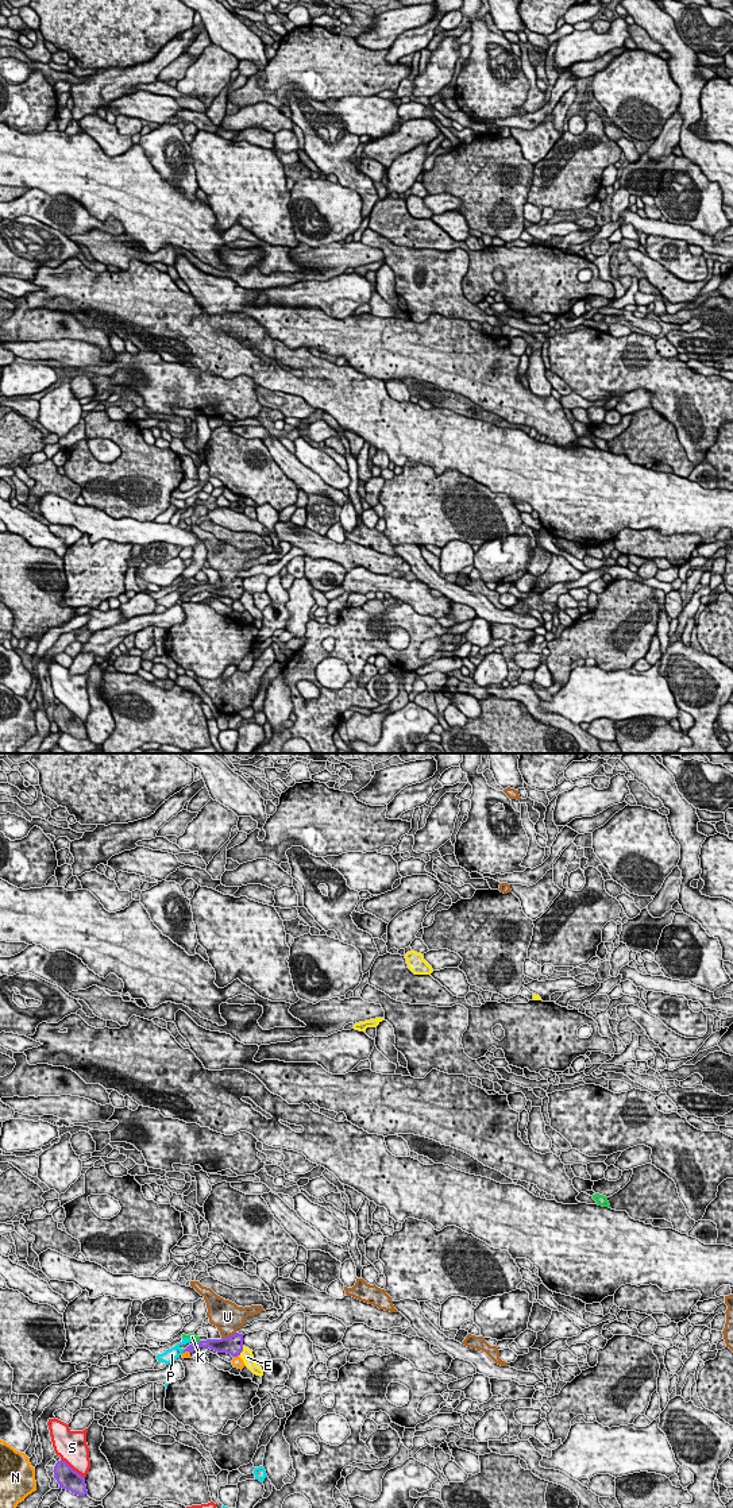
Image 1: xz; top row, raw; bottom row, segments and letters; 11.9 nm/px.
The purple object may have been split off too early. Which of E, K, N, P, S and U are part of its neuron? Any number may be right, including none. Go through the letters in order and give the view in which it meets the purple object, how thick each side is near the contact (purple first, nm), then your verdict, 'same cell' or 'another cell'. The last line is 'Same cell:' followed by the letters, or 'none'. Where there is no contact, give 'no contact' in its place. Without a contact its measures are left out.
E: contact in xz; calibres 220 and 140 nm; another cell
K: contact in xz; calibres 160 and 90 nm; another cell
N: contact in xz; calibres 220 and 130 nm; another cell
P: contact in xz; calibres 100 and 160 nm; another cell
S: contact in xz; calibres 240 and 340 nm; another cell
U: contact in xz; calibres 220 and 360 nm; same cell
Same cell: U

